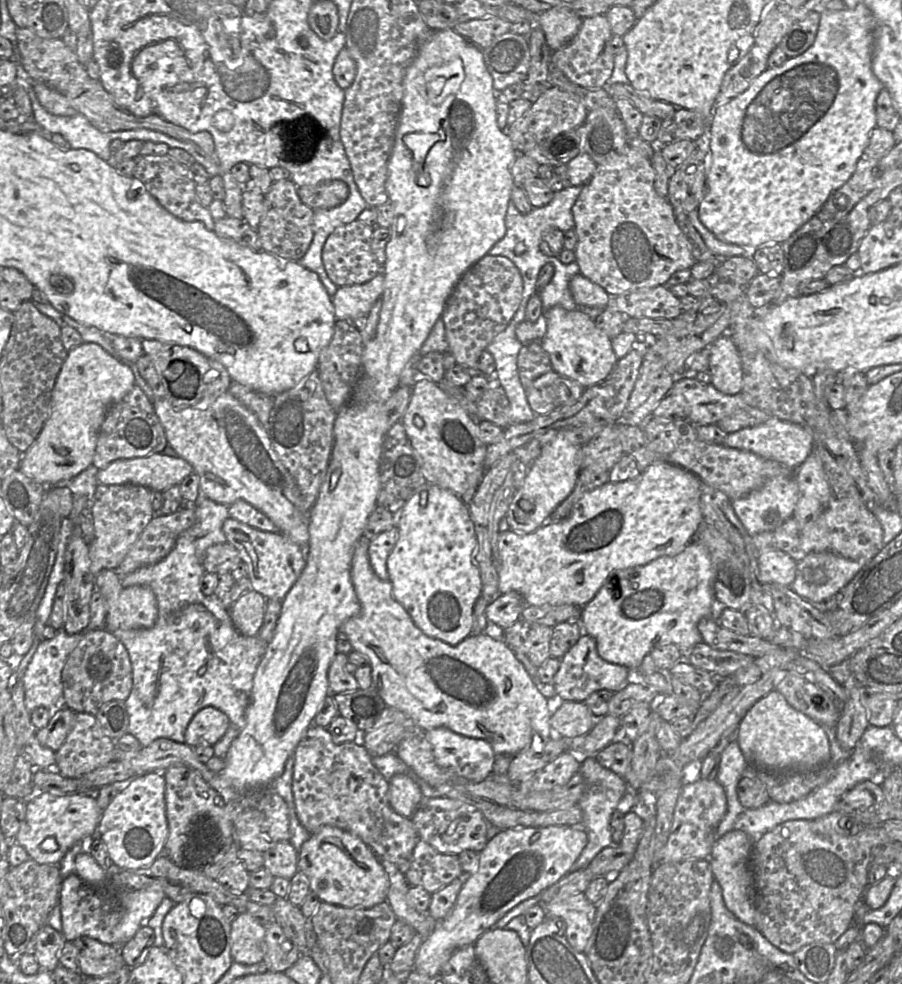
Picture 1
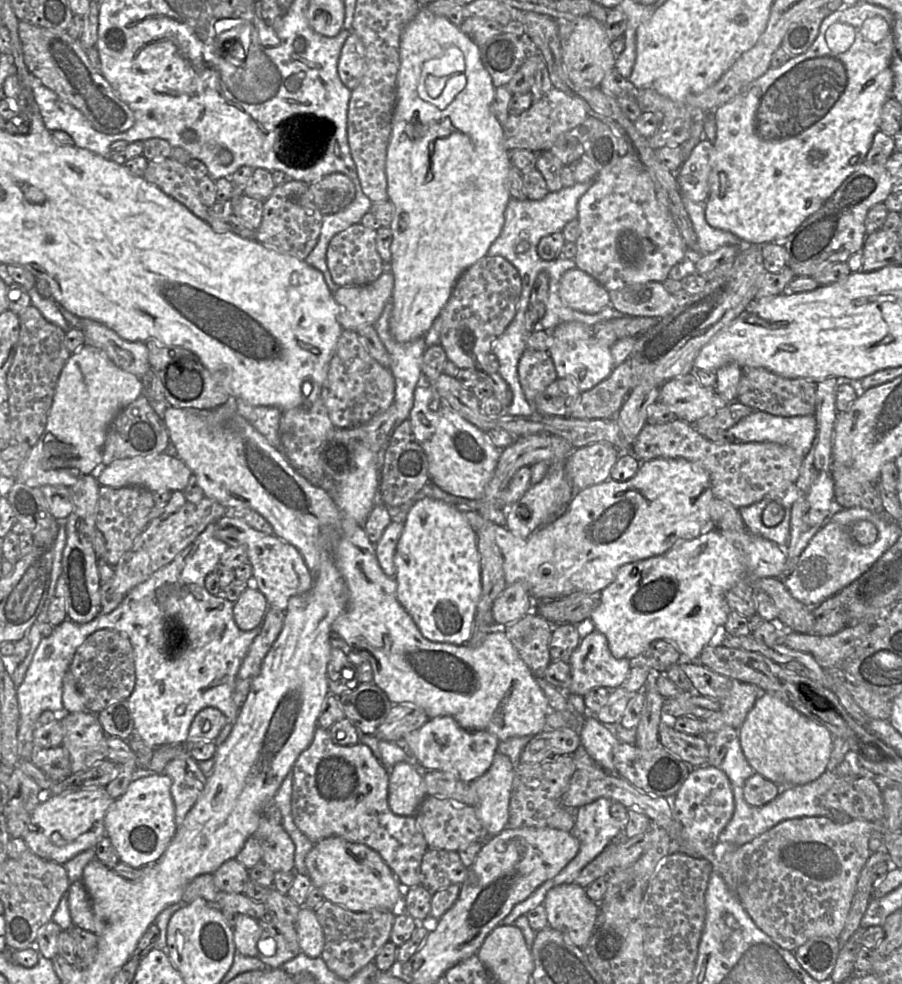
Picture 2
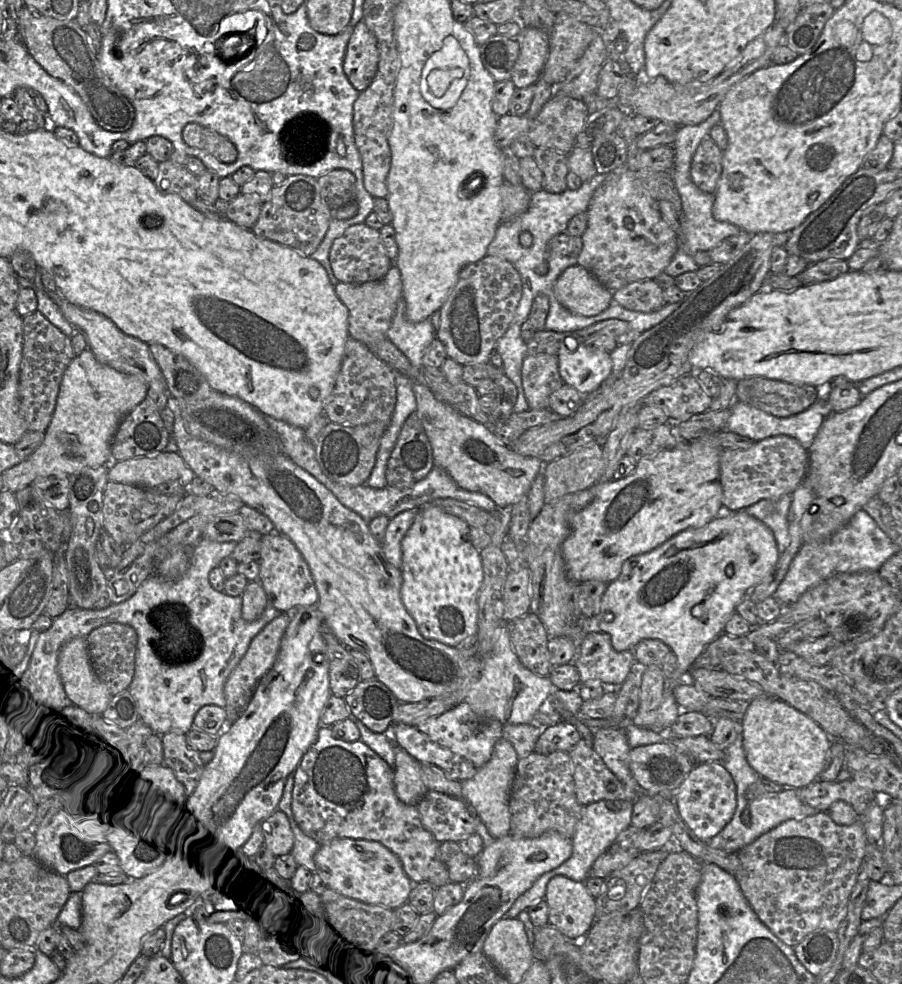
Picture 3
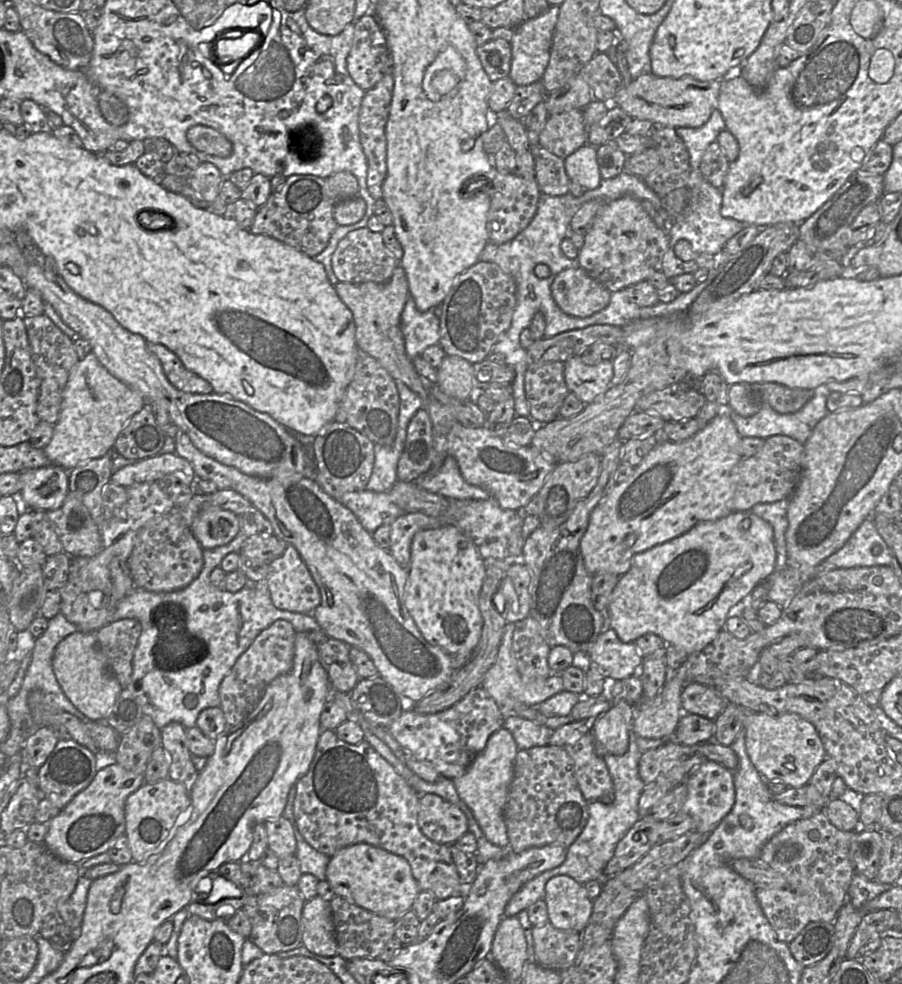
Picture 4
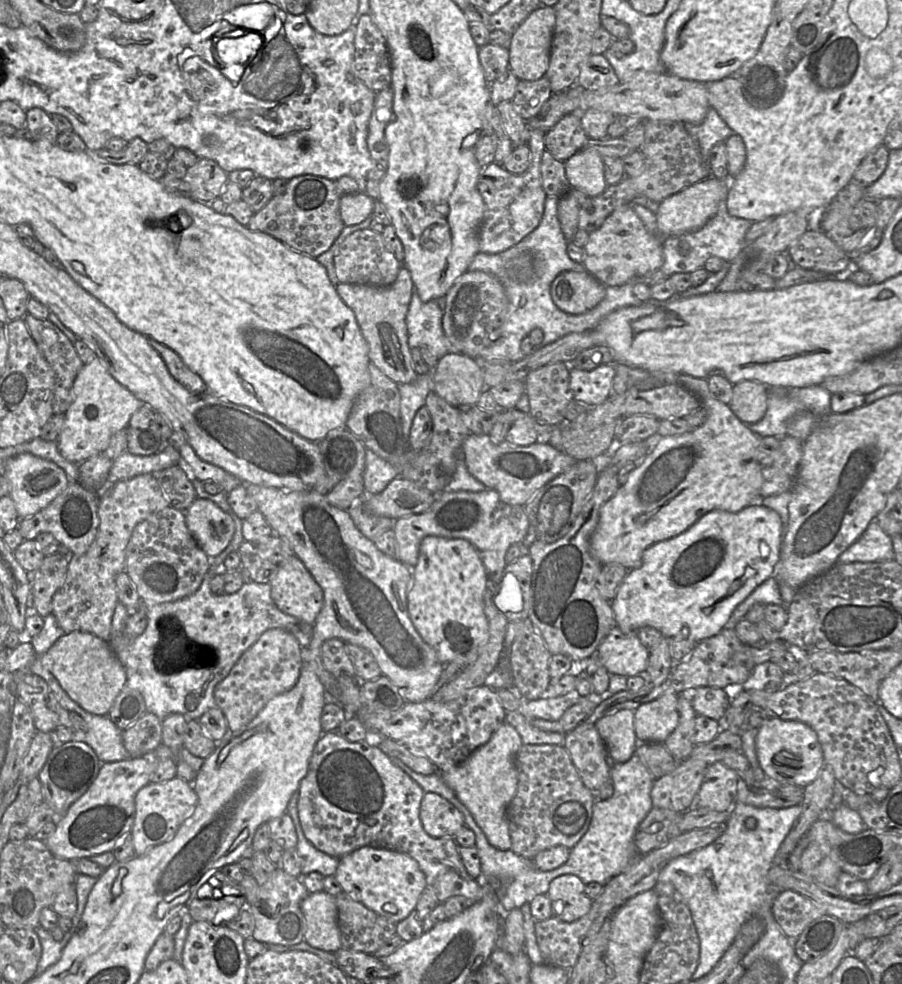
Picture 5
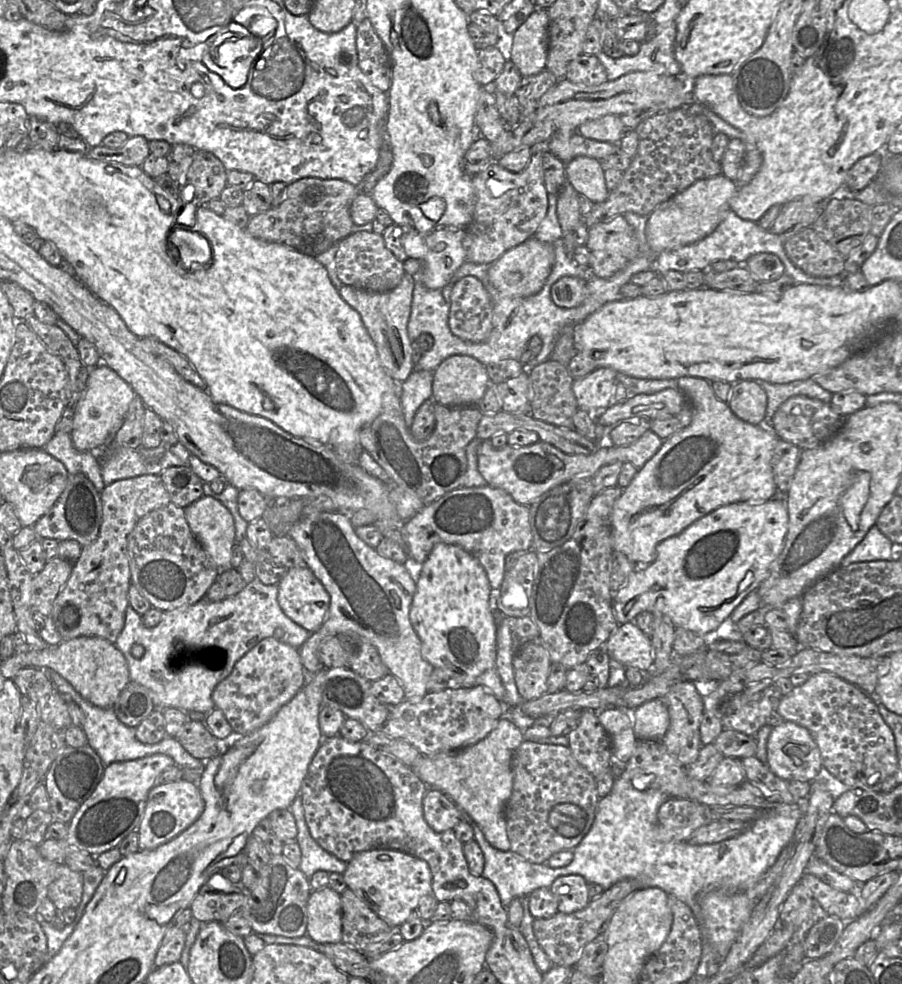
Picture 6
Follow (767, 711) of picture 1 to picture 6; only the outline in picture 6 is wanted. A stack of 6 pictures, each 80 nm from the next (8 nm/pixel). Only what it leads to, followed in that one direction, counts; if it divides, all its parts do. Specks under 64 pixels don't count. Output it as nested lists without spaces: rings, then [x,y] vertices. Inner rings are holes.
[[[788,721],[771,730],[767,741],[766,764],[776,776],[787,782],[812,782],[823,768],[820,749],[811,733],[805,727]]]

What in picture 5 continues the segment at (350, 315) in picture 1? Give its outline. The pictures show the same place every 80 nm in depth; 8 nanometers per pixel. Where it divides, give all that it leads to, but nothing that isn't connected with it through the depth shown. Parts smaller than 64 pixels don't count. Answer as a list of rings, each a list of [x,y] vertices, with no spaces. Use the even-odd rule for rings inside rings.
[[[402,266],[394,283],[386,287],[339,282],[335,288],[342,301],[355,314],[368,345],[370,362],[397,384],[413,382],[417,373],[413,367],[406,327],[406,315],[414,291],[409,271]]]

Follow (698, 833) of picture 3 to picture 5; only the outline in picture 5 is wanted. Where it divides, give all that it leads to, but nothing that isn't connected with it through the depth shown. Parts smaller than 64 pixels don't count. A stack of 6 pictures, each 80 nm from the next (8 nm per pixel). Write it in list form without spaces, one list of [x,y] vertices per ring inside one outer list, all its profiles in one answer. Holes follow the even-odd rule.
[[[721,761],[710,764],[692,807],[729,811],[737,801],[739,781],[735,771]]]

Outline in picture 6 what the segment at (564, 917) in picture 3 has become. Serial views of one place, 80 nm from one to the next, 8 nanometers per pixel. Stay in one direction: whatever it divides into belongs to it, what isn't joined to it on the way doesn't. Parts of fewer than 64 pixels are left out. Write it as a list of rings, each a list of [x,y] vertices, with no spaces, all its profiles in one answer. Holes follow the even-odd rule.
[[[581,875],[559,876],[550,890],[557,900],[558,912],[561,913],[570,914],[582,910],[591,901],[588,882]]]

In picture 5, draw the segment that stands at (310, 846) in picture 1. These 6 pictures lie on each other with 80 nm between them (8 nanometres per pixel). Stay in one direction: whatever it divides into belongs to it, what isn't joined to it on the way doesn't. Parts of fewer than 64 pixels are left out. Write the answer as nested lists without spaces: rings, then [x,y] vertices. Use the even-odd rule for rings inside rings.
[[[363,846],[341,857],[334,876],[343,892],[394,924],[415,910],[426,889],[425,875],[416,860],[404,853],[371,846]]]

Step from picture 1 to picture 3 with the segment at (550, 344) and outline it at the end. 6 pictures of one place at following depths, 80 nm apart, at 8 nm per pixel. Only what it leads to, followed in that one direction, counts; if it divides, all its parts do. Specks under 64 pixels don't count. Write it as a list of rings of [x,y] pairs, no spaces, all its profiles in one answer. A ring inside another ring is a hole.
[[[567,337],[557,355],[558,370],[564,384],[586,396],[598,389],[612,373],[610,353]]]

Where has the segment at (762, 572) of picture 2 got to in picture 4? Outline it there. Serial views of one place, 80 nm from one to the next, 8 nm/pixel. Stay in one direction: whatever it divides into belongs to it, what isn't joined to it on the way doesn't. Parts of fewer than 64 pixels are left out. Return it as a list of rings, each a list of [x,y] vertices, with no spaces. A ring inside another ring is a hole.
[[[751,510],[699,523],[688,532],[648,550],[631,560],[630,569],[614,588],[607,611],[607,627],[616,631],[622,642],[635,642],[647,633],[661,637],[667,645],[682,648],[687,655],[702,650],[724,629],[734,606],[776,570],[774,531],[770,523]]]

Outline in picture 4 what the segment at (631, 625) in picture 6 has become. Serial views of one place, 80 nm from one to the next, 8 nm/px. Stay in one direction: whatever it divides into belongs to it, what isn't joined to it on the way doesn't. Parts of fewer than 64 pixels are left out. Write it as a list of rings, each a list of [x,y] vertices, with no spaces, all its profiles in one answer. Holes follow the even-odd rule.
[[[608,627],[586,655],[592,666],[606,679],[617,681],[624,681],[636,674],[644,660],[635,642],[622,642],[616,631]]]

